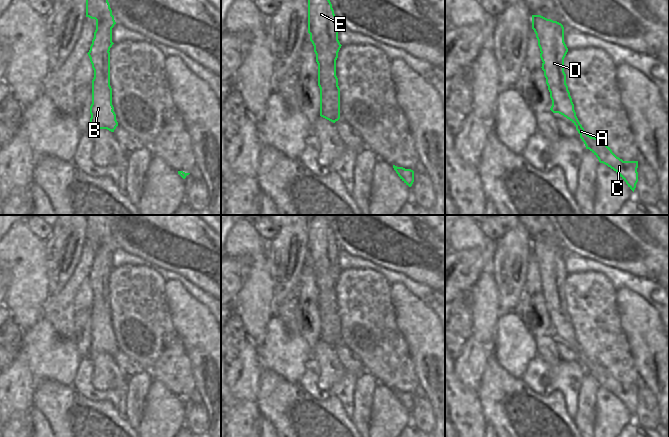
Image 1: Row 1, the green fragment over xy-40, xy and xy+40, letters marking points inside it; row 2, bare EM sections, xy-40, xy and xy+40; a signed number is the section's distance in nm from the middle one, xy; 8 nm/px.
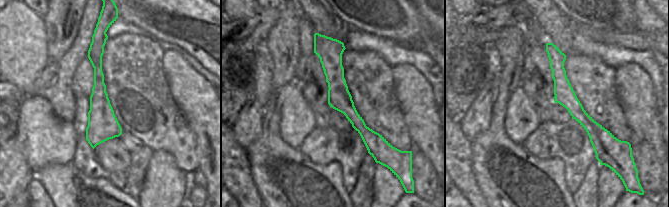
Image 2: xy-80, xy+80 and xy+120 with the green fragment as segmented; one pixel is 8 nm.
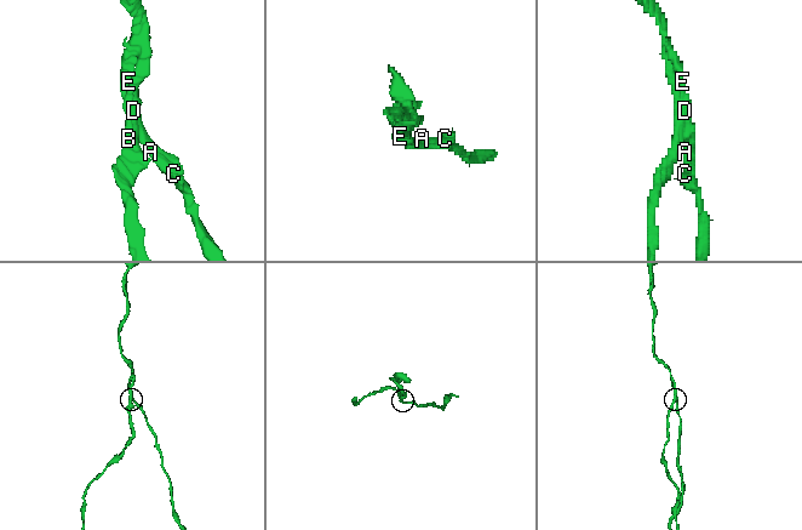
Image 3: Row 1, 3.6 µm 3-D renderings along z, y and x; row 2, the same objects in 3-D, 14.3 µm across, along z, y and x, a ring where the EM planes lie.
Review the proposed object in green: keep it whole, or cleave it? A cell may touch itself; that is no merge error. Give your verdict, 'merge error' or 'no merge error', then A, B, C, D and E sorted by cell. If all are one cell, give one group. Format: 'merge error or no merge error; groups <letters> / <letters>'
merge error; groups A C D E / B

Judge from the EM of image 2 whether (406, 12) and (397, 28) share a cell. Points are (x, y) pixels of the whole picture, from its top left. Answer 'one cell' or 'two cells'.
one cell

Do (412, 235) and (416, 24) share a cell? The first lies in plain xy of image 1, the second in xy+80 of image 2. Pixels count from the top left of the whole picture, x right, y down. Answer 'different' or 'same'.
same

